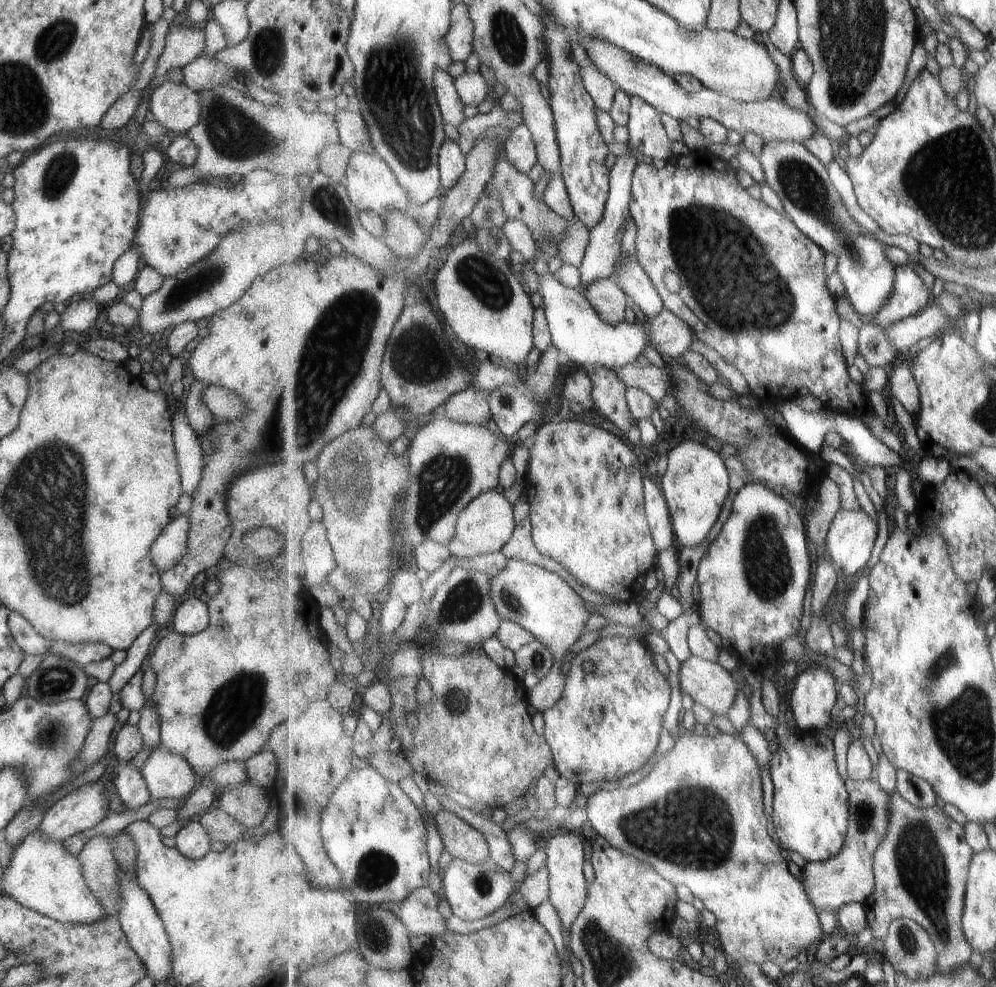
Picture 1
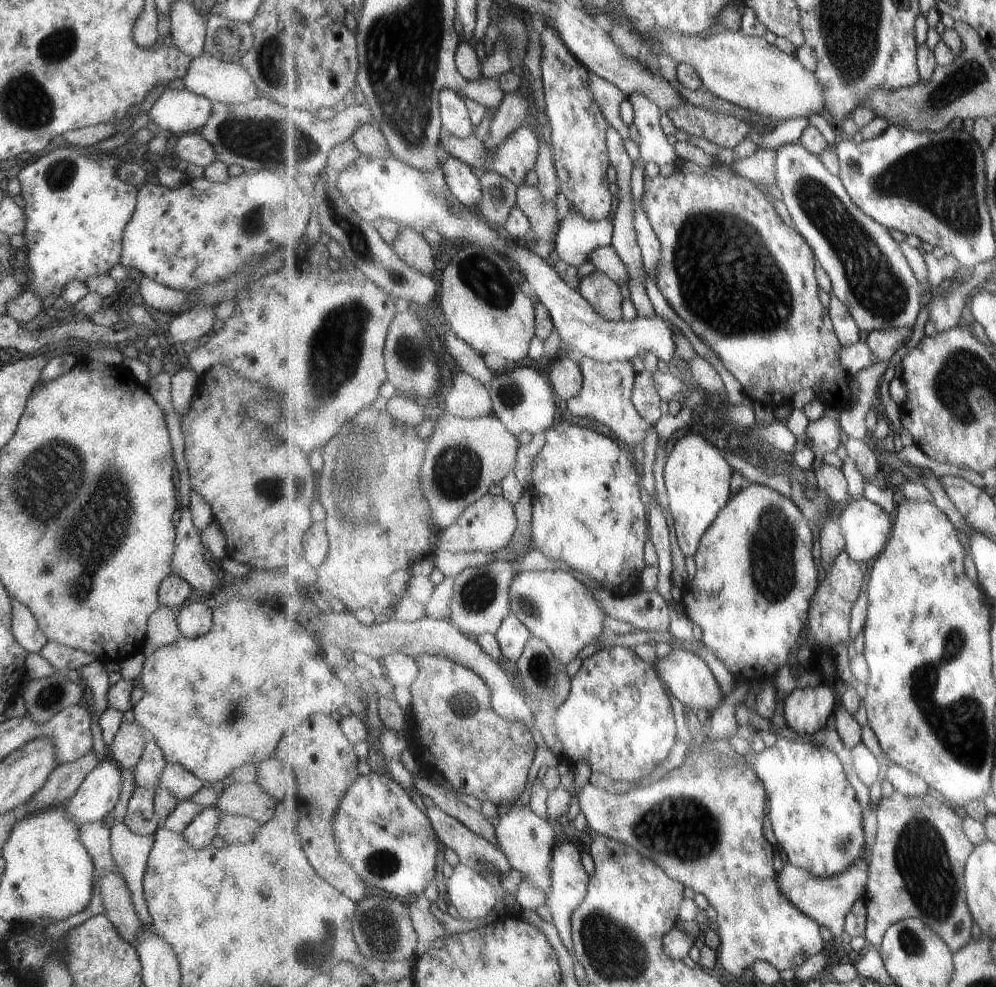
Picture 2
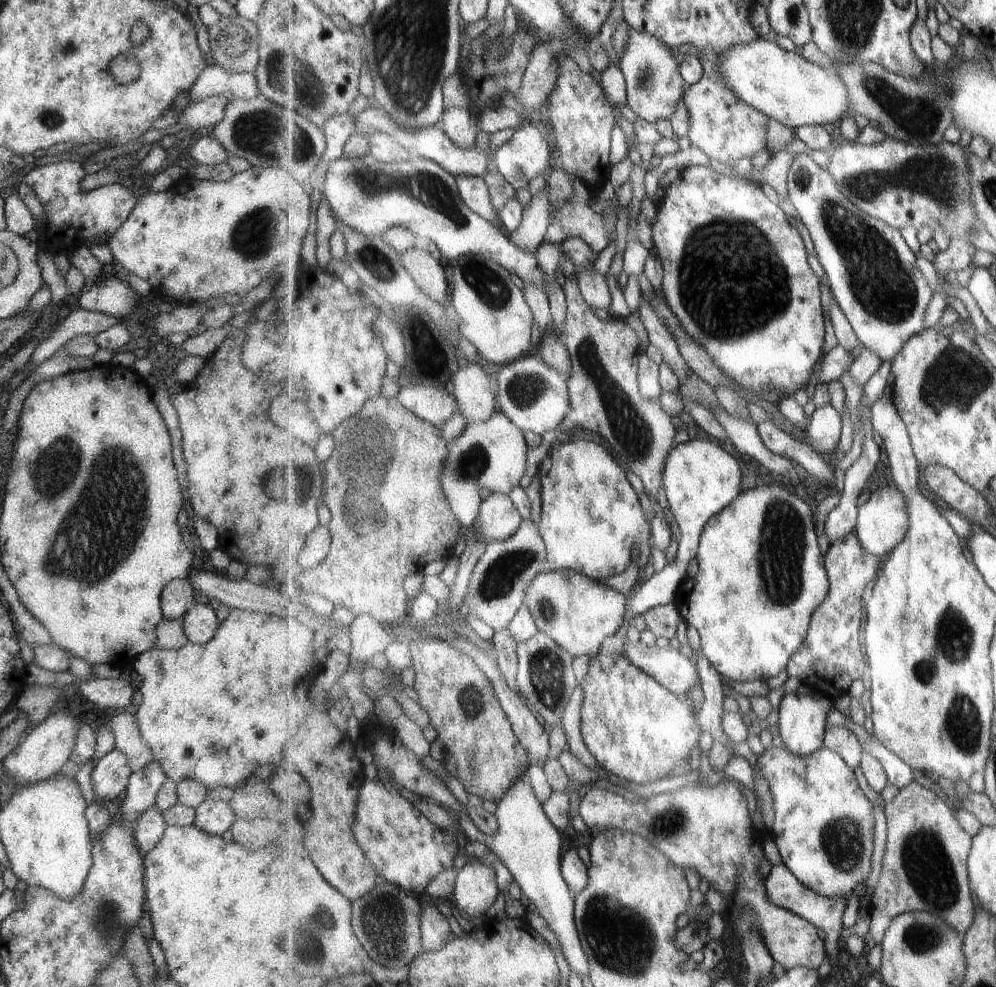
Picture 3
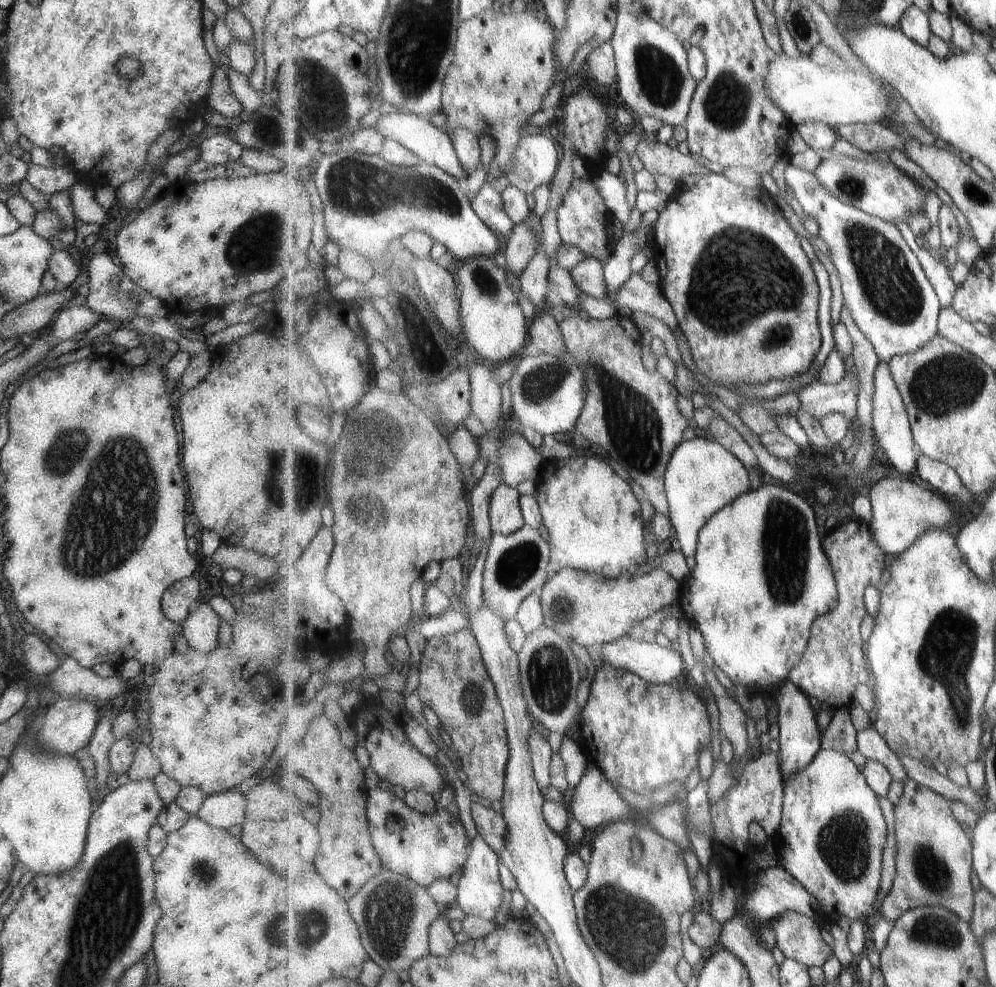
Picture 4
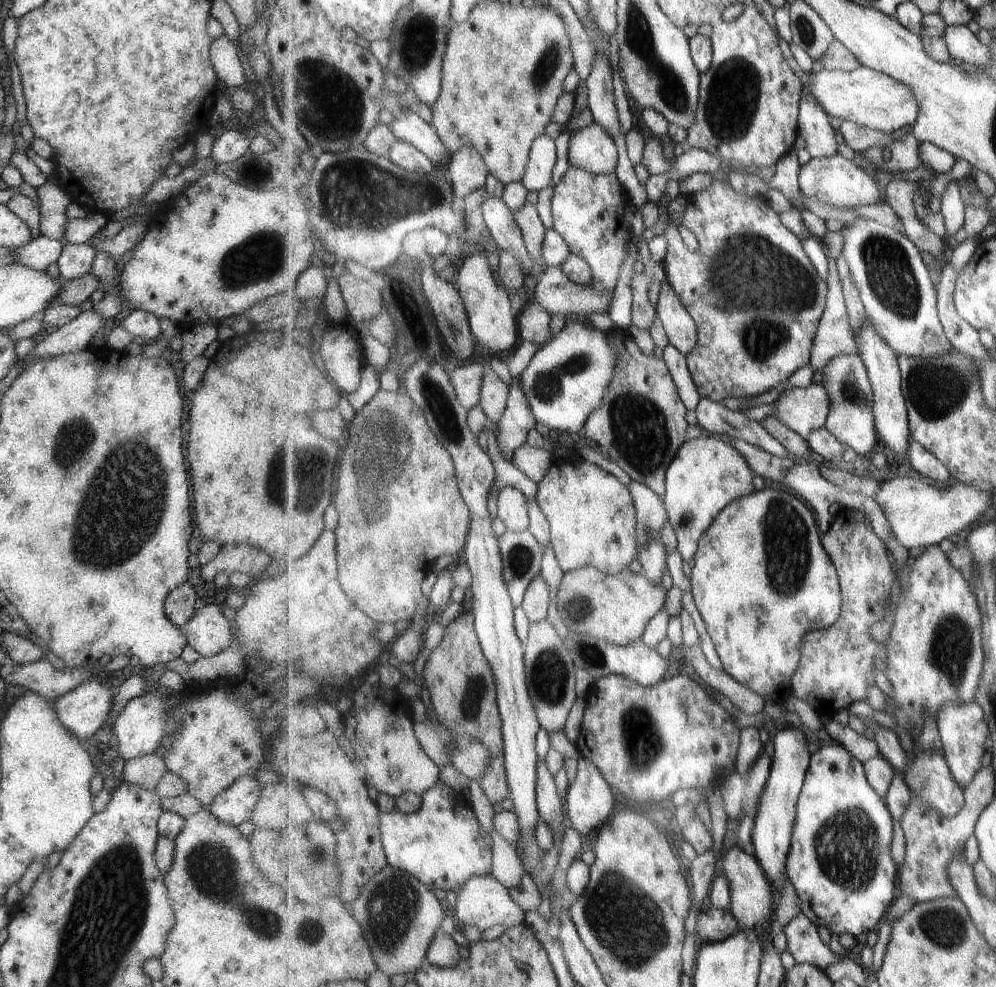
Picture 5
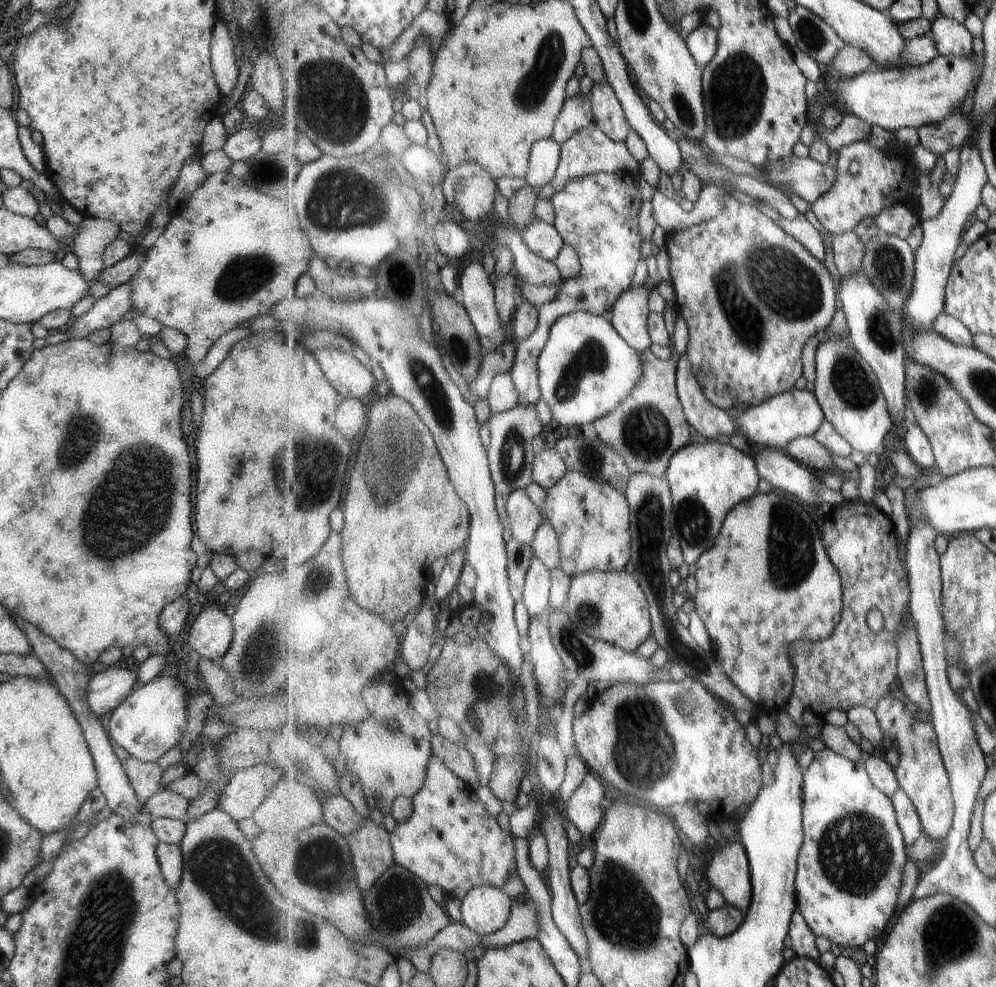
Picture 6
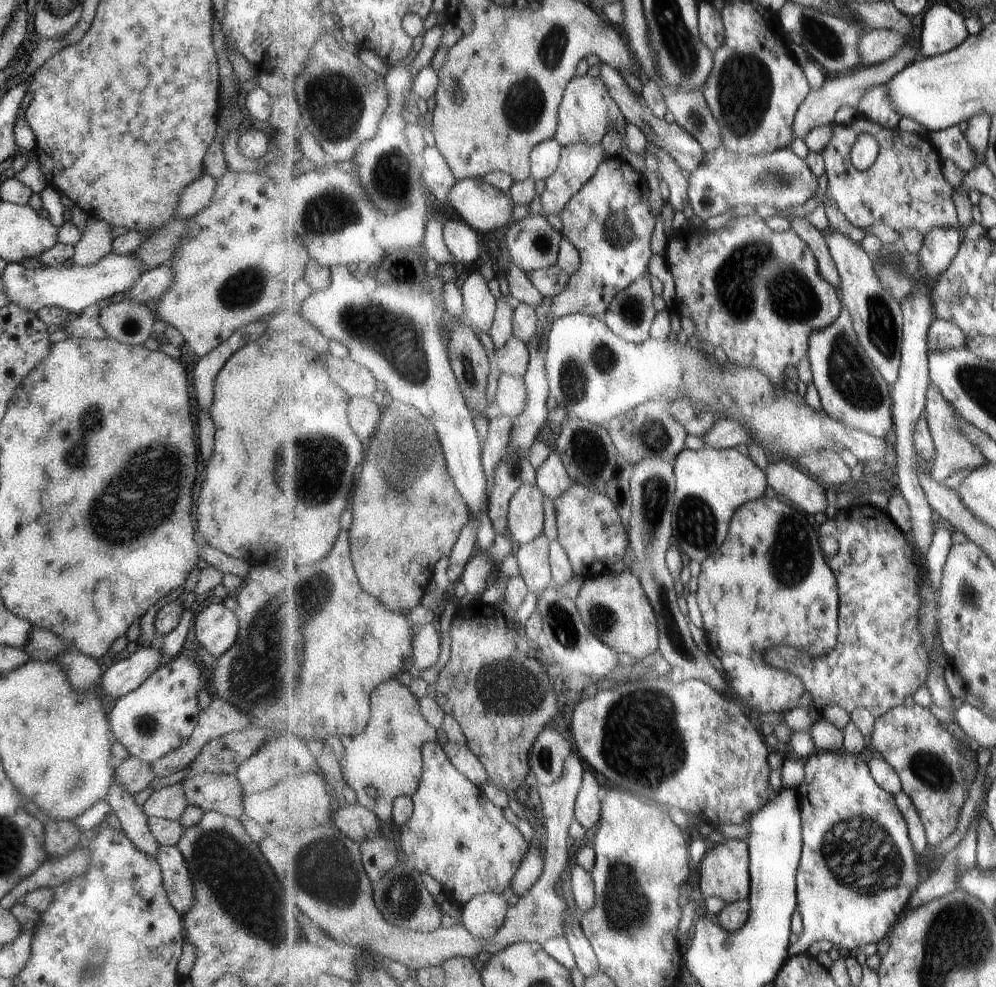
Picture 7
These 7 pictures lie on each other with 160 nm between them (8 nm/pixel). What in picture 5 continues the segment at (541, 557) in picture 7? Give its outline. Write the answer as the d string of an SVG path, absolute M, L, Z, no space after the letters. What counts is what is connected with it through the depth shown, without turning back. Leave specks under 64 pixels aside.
M539 574L529 586L522 604L522 608L530 624L539 624L548 620L551 606L551 594L547 582Z

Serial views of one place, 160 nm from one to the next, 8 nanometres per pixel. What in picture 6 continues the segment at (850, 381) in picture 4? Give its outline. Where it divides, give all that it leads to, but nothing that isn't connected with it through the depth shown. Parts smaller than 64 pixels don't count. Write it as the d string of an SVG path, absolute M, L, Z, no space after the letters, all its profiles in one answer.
M795 388L771 398L768 402L763 402L760 406L749 407L736 420L741 430L745 432L750 445L755 448L763 446L775 448L784 453L791 440L813 437L826 419L814 392Z

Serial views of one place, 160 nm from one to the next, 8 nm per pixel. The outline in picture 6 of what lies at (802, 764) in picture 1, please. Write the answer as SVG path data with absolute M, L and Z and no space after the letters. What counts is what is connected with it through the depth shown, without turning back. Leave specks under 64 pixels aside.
M828 747L814 754L811 766L804 773L804 795L802 798L804 799L803 824L805 837L803 838L802 852L799 854L798 872L796 875L798 911L806 918L807 924L810 925L811 930L817 937L826 937L839 947L861 948L867 940L874 941L879 940L879 938L886 938L898 916L897 900L899 900L899 890L903 886L903 870L908 862L906 841L899 827L893 802L879 788L875 788L863 762L860 763L859 761L843 757Z

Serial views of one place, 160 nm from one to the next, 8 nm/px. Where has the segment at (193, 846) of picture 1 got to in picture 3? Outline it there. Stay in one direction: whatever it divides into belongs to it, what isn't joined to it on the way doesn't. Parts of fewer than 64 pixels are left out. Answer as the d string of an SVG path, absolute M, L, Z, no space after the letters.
M207 796L199 806L194 808L194 819L192 823L207 834L220 835L222 832L225 832L233 822L235 822L235 819L237 818L227 801L221 801L220 799L213 800Z

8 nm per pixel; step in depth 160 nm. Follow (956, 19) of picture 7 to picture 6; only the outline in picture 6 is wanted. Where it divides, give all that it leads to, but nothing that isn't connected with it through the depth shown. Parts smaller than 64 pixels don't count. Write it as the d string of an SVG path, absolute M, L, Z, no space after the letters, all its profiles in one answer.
M941 16L932 24L931 33L941 55L959 58L973 56L973 34L963 23Z

